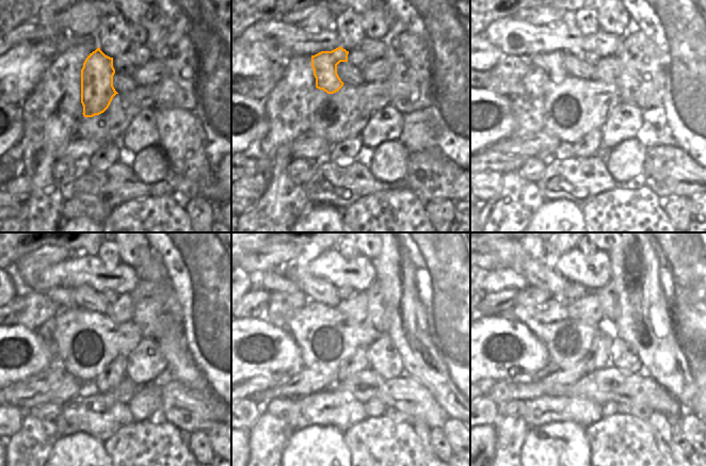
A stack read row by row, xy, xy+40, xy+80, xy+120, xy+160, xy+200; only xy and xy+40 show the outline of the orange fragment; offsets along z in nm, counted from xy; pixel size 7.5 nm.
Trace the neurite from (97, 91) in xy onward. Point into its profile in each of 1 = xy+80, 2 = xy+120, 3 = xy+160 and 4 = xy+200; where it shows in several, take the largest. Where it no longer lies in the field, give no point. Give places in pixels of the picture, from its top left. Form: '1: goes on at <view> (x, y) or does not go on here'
1: goes on at xy+80 (552, 63)
2: goes on at xy+120 (64, 298)
3: goes on at xy+160 (270, 280)
4: goes on at xy+200 (502, 278)

